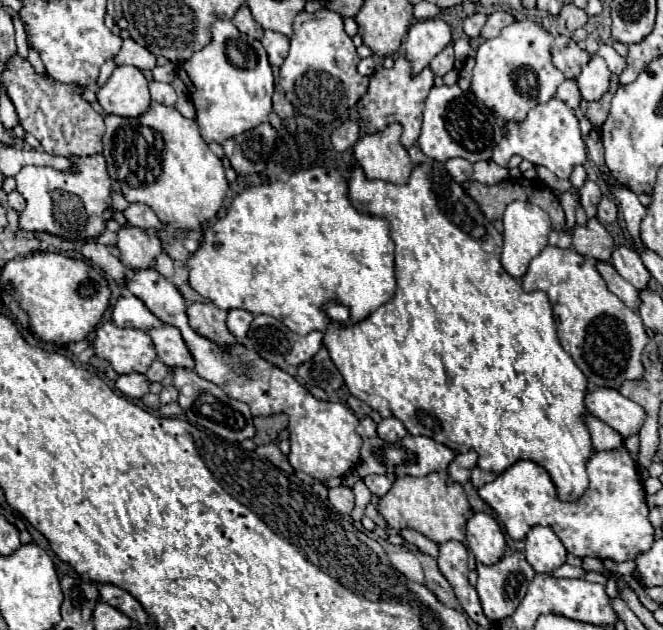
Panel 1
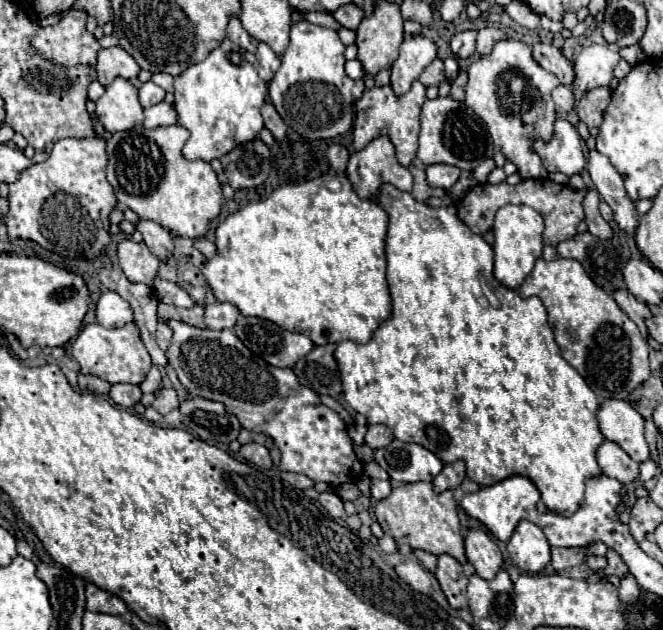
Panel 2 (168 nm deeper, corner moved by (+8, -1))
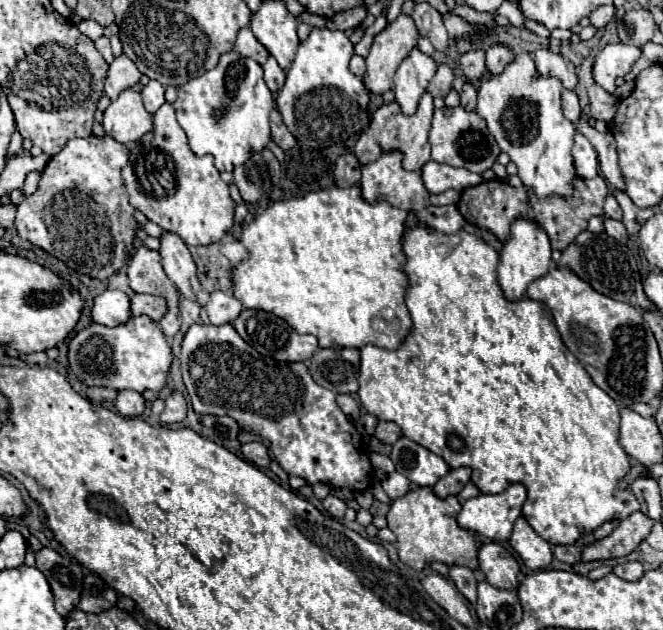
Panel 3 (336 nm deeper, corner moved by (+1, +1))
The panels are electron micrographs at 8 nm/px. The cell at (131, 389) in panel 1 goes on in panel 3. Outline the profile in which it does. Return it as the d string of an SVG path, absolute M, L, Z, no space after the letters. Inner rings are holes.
M120 391L114 405L120 415L124 417L138 417L144 411L144 397L136 391Z

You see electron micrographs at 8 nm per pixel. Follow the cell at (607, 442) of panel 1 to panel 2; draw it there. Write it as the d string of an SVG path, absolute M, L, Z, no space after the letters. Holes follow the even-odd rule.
M605 439L597 449L597 463L603 469L603 473L619 479L625 485L631 483L639 473L639 465L617 443L609 439Z

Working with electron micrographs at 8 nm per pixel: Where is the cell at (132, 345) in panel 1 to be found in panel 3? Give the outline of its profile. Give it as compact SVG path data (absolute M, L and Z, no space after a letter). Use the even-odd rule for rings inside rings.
M148 315L130 317L116 327L104 327L98 323L78 331L68 345L70 371L88 387L108 387L116 391L160 391L168 381L168 369L172 363L172 349L160 323Z

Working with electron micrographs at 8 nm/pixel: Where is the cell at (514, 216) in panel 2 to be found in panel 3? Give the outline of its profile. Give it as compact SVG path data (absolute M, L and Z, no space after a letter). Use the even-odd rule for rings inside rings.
M516 219L512 223L512 237L510 241L504 243L504 249L500 253L500 263L498 263L498 283L510 301L518 301L526 295L526 287L534 281L540 279L550 271L552 263L552 249L548 235L528 219Z

